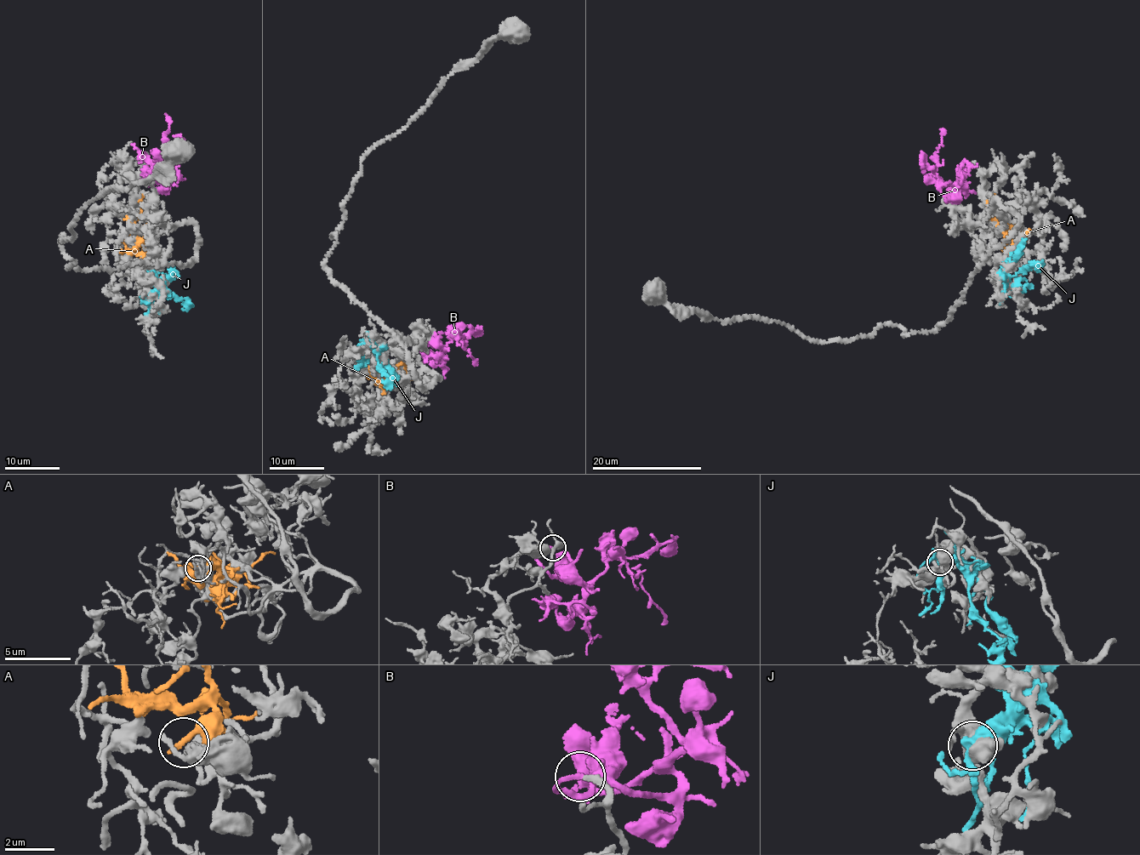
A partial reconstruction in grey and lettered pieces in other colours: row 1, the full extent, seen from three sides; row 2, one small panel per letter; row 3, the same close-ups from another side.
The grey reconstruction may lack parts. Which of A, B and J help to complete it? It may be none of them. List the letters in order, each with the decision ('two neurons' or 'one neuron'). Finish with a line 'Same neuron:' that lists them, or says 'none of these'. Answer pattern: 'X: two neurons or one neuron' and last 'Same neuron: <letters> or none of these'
A: two neurons
B: one neuron
J: two neurons
Same neuron: B

